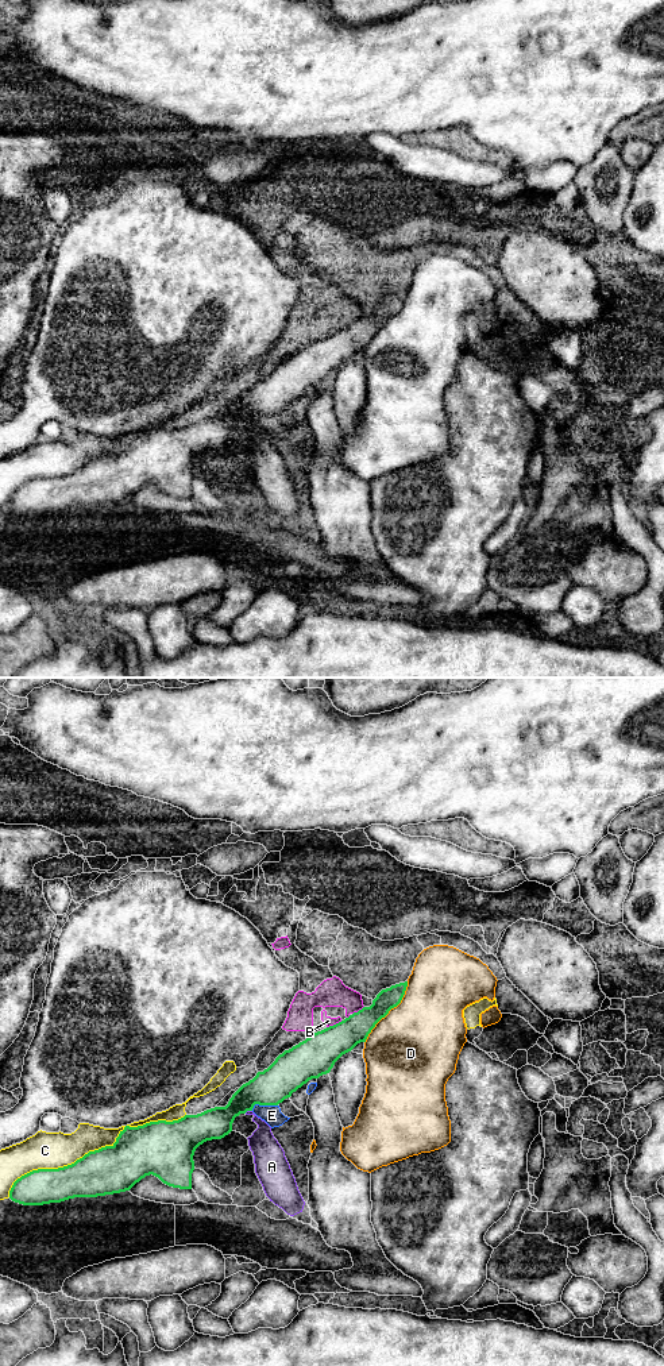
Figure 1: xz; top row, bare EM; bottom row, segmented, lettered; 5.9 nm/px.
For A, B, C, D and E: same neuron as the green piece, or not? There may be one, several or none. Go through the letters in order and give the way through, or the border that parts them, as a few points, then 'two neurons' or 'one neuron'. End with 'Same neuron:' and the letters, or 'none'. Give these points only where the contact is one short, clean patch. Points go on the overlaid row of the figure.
A: along xz (251, 1110), (244, 1112) | two neurons
B: along xz (342, 1021), (327, 1027) | two neurons
C: two neurons
D: two neurons
E: along xz (277, 1104), (255, 1104), (251, 1110) | two neurons
Same neuron: none

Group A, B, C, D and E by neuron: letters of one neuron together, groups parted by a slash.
A / B / C / D / E

